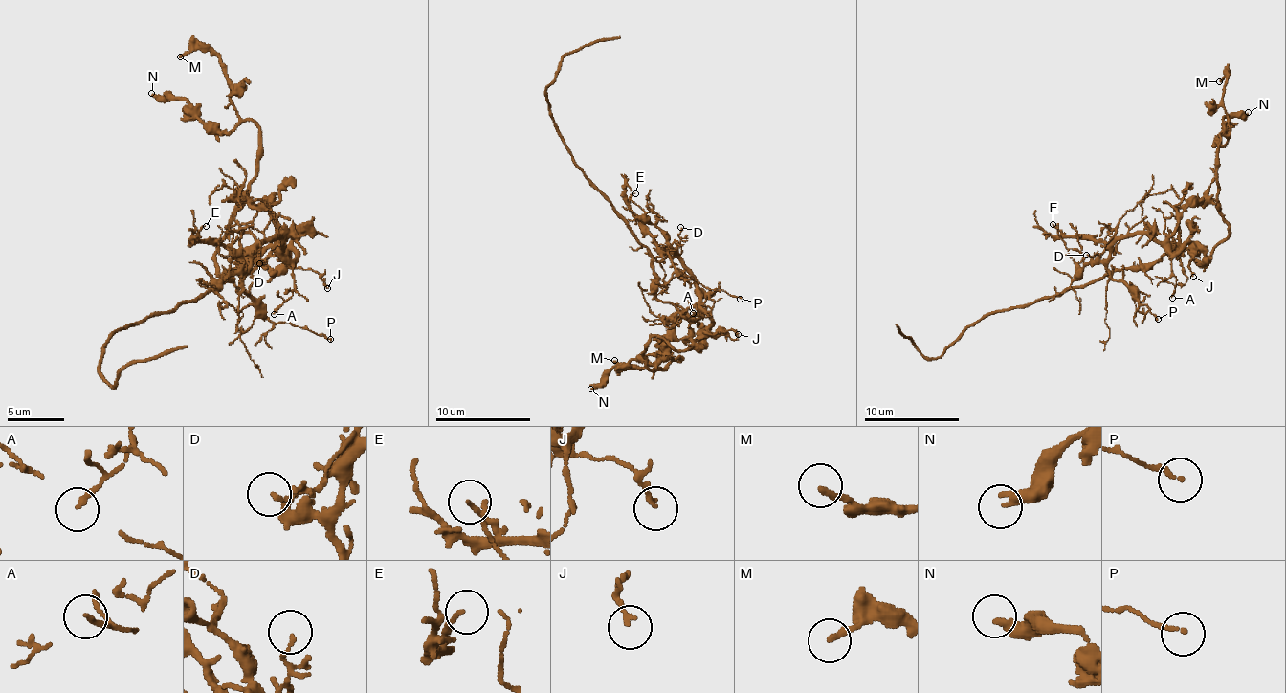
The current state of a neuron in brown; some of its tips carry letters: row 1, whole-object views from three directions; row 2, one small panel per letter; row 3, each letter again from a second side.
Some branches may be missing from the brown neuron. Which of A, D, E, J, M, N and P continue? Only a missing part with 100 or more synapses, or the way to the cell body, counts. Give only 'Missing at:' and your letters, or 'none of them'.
Missing at: none of them

